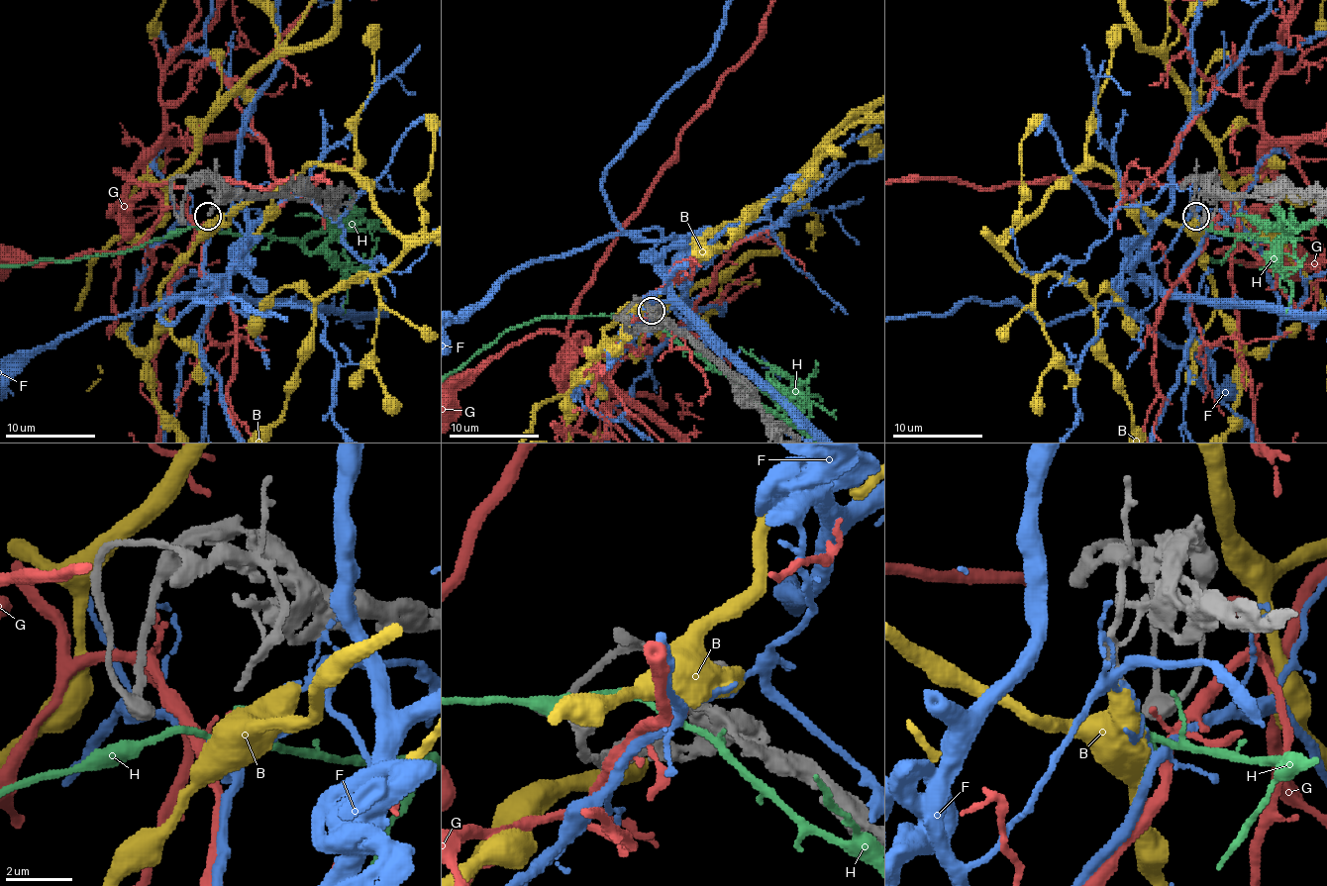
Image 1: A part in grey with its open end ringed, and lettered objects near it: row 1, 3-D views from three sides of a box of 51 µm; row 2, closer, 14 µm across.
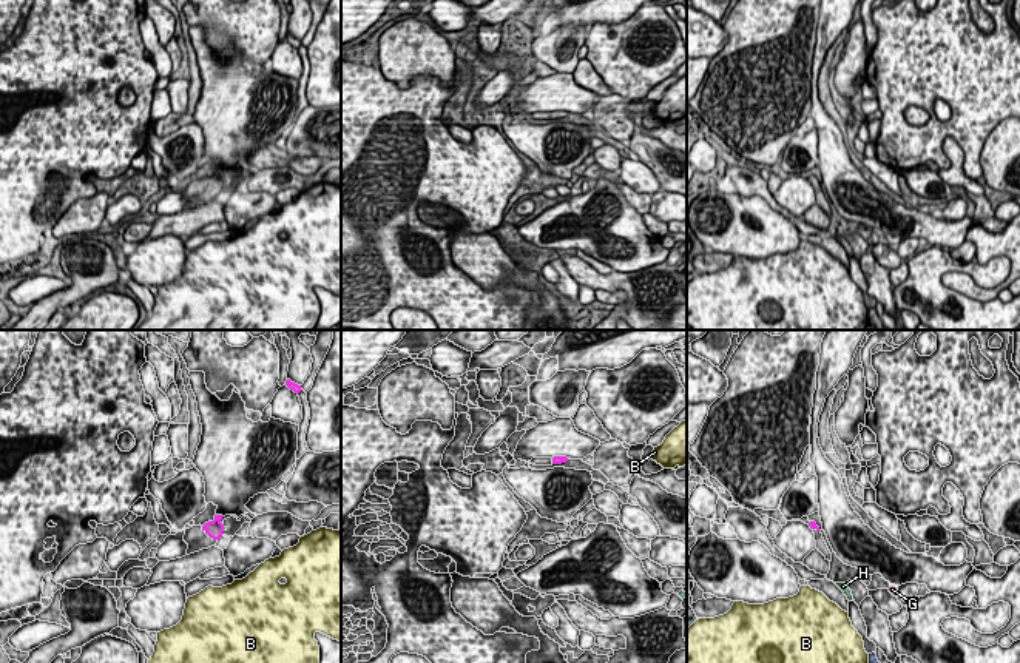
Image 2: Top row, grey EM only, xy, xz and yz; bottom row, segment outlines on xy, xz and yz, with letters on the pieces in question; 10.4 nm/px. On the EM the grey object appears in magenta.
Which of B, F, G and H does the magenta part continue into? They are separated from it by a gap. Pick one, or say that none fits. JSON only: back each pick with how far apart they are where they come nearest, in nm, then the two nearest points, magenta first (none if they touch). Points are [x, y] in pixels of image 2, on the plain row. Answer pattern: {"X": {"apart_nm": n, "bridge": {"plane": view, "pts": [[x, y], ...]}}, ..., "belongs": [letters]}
{"belongs": []}

